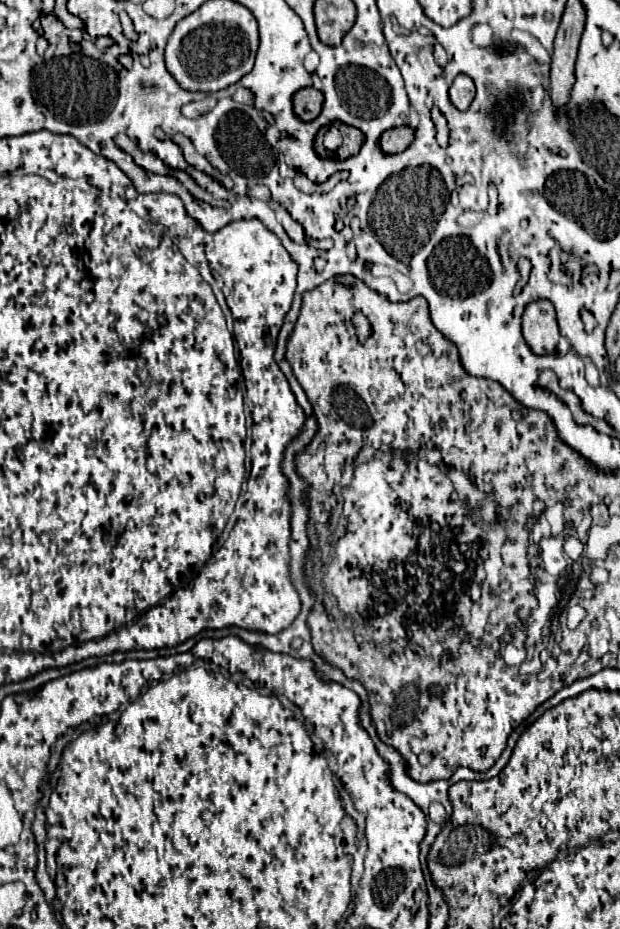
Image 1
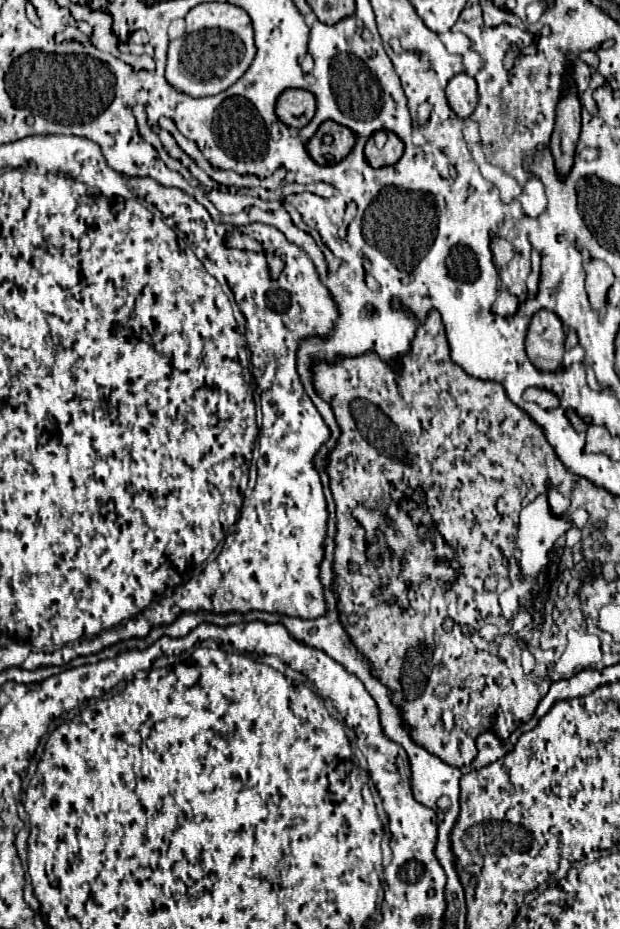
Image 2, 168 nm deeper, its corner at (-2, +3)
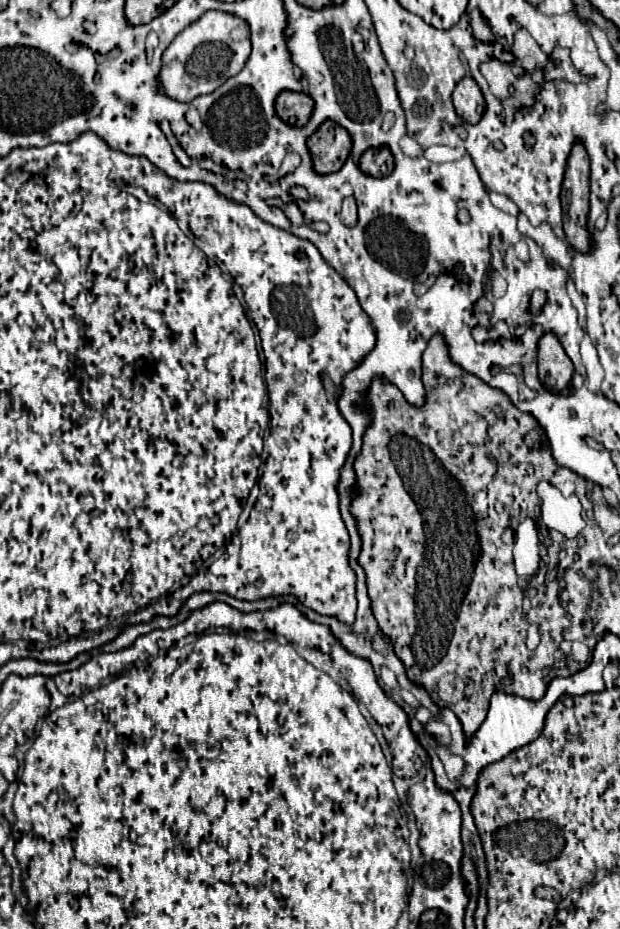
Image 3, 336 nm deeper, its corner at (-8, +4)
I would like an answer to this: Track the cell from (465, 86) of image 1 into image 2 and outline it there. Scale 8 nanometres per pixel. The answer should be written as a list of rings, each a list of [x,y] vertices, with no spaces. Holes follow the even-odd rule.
[[[459,73],[447,85],[447,101],[457,117],[467,119],[477,107],[477,83],[471,75]]]

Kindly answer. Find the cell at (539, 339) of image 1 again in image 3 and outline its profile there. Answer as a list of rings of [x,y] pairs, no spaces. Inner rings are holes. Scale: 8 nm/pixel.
[[[547,332],[541,336],[537,344],[537,360],[539,360],[539,378],[545,384],[545,388],[553,392],[563,392],[571,384],[573,362],[565,354],[555,334]]]

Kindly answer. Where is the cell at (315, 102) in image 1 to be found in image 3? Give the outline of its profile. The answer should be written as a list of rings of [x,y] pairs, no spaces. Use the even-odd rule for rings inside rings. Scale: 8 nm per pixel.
[[[283,90],[275,100],[275,110],[277,110],[279,118],[297,128],[301,128],[309,122],[313,108],[315,108],[315,102],[305,92]]]

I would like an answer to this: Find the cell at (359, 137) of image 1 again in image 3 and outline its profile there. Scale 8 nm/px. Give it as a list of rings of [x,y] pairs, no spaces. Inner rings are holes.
[[[325,120],[309,138],[309,152],[313,158],[315,172],[319,174],[337,172],[345,164],[351,152],[351,144],[353,140],[343,126],[339,126],[333,120]]]

